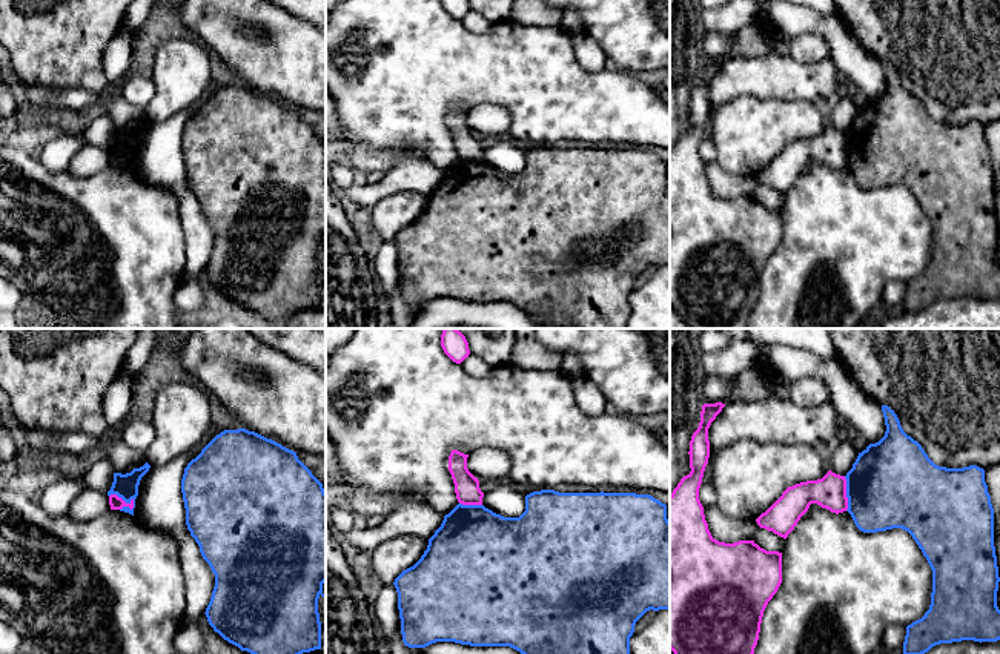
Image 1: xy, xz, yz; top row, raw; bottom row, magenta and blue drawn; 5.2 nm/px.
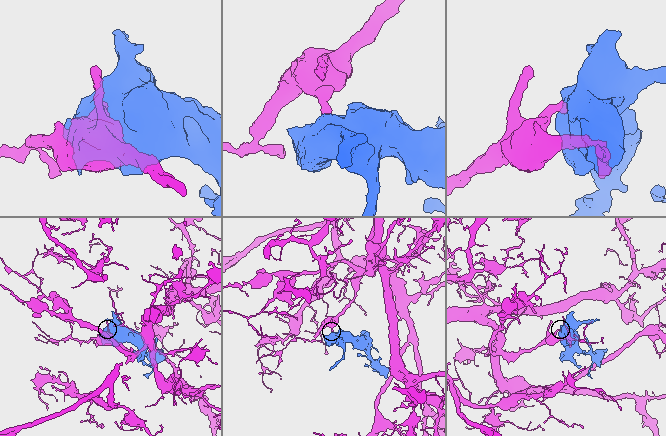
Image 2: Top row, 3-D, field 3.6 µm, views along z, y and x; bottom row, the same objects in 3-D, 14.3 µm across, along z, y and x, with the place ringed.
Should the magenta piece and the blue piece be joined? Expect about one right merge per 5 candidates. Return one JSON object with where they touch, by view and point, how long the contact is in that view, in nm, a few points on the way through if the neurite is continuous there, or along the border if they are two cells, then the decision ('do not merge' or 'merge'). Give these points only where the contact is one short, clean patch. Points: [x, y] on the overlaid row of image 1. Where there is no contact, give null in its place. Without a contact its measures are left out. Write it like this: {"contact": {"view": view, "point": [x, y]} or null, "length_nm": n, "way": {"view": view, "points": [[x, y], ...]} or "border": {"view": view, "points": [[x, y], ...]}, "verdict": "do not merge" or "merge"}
{"contact": {"view": "xy", "point": [122, 499]}, "length_nm": 150, "verdict": "do not merge"}

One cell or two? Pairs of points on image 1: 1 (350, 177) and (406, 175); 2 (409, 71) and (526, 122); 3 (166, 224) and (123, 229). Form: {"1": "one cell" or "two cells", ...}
{"1": "two cells", "2": "one cell", "3": "one cell"}

